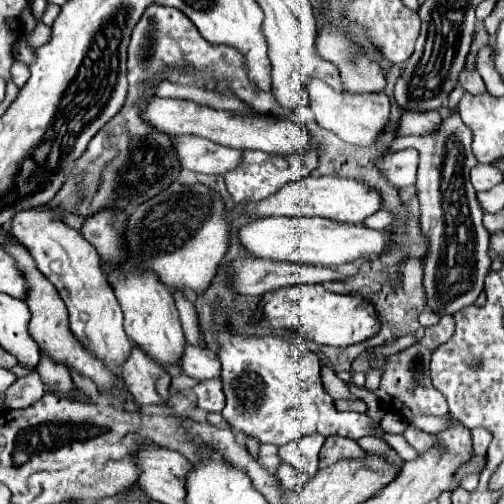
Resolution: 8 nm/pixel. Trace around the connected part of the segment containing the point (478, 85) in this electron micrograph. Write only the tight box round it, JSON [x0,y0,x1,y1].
[460,70,486,94]

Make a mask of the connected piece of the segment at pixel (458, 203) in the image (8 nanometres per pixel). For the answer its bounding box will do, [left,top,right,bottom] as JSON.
[388,112,492,316]

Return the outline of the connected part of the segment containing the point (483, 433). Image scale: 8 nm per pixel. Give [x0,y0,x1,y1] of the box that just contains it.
[472,428,492,456]

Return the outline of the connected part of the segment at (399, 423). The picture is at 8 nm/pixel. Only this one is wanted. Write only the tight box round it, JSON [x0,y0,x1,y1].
[380,414,408,434]

